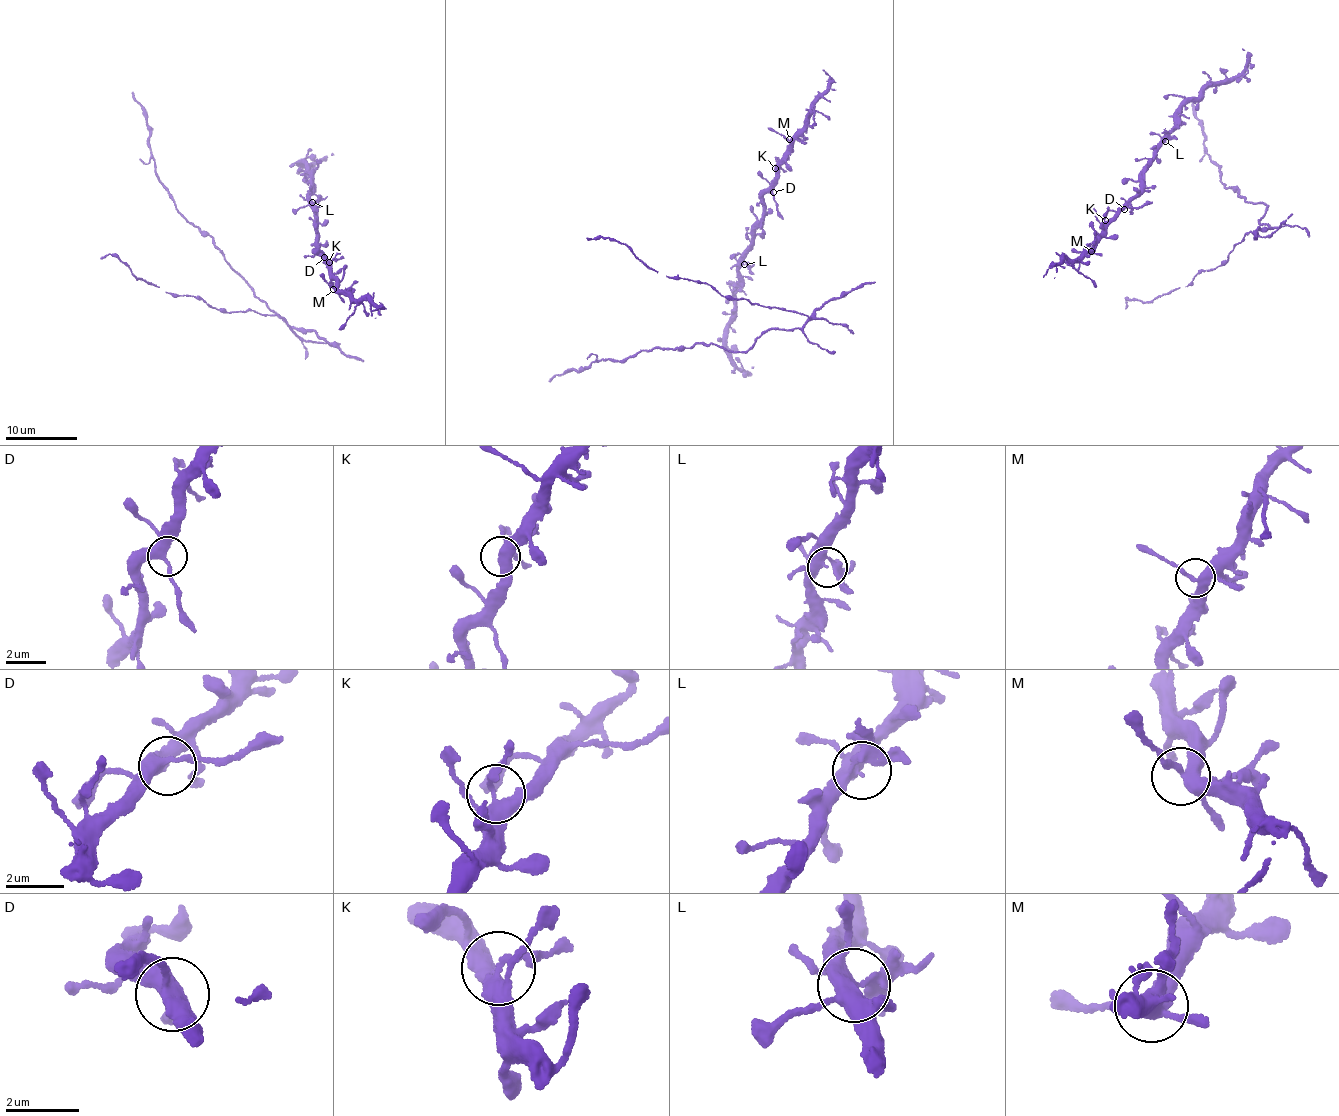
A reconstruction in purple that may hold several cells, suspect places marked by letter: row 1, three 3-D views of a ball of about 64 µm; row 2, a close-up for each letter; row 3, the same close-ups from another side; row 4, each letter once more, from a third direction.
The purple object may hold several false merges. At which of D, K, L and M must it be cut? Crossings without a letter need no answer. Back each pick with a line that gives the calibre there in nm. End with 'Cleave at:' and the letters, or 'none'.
Cleave at: none

